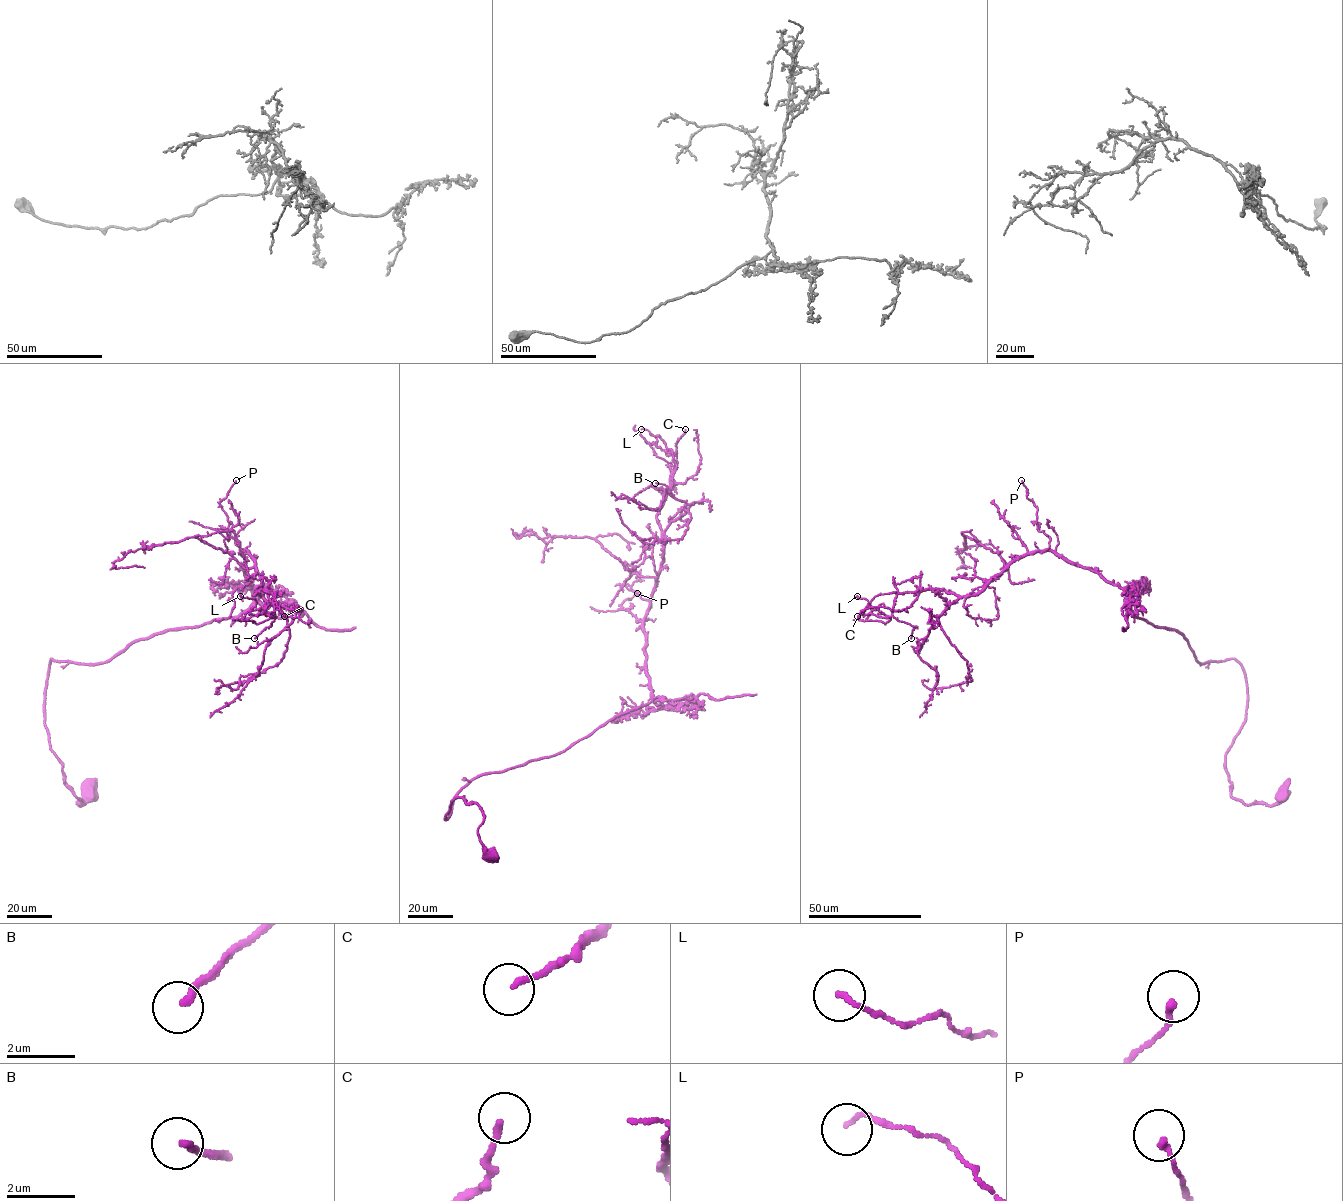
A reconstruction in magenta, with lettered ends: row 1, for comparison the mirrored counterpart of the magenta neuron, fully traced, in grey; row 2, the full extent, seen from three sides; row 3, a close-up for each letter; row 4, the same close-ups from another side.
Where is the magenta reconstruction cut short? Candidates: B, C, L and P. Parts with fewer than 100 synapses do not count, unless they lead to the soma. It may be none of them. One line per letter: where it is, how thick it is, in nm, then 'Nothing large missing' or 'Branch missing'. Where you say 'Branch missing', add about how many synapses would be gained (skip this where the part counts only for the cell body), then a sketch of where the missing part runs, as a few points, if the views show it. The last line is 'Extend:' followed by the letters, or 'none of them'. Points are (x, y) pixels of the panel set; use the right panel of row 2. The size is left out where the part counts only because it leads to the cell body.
B: Place: (911, 638). Thickness 200 nm. Nothing large missing
C: Place: (857, 616). Thickness 170 nm. Nothing large missing
L: Place: (857, 596). Thickness 130 nm. Nothing large missing
P: Place: (1021, 480). Thickness 160 nm. Nothing large missing
Extend: none of them

